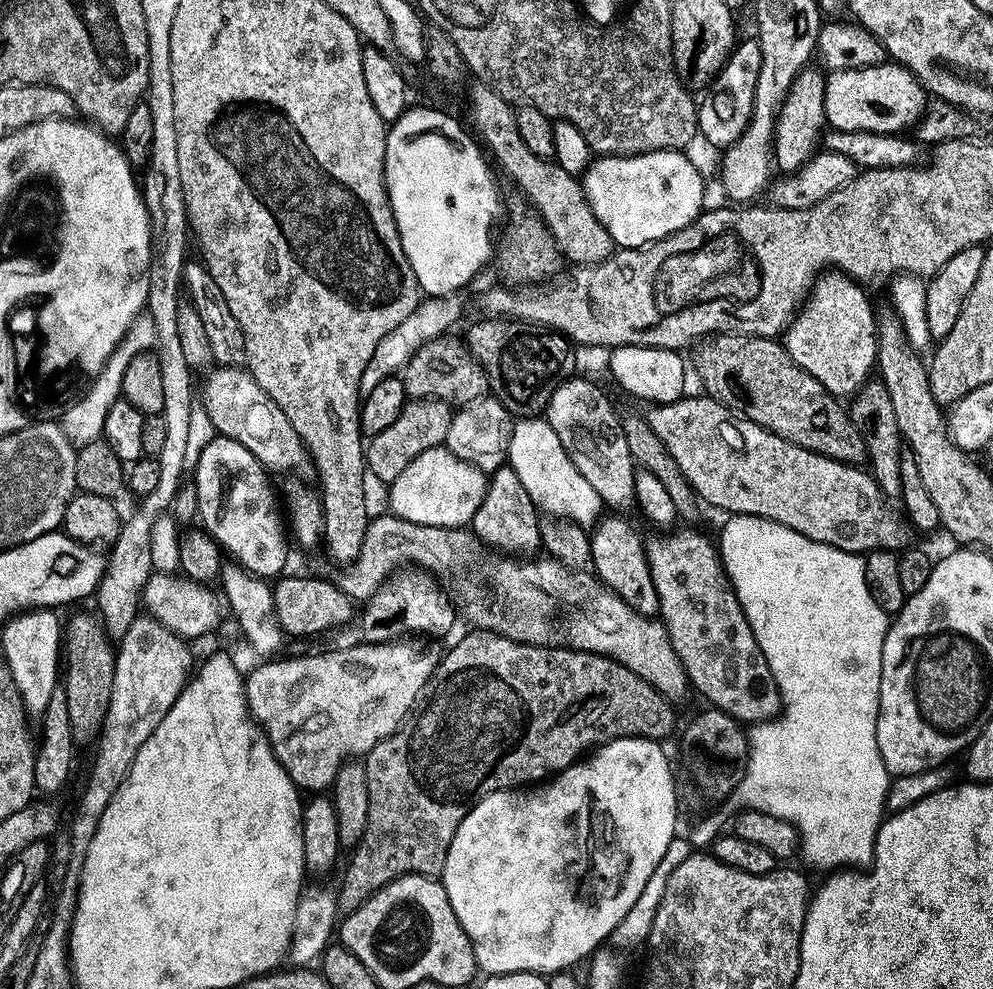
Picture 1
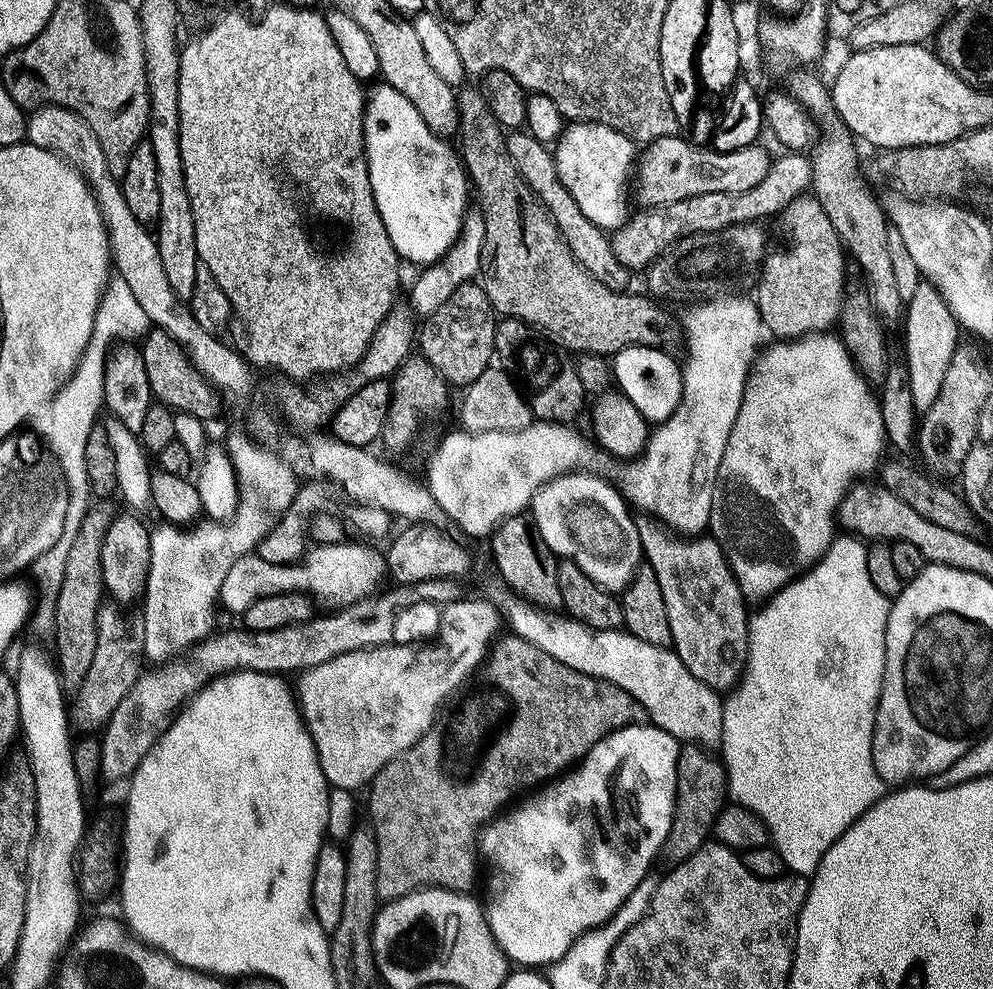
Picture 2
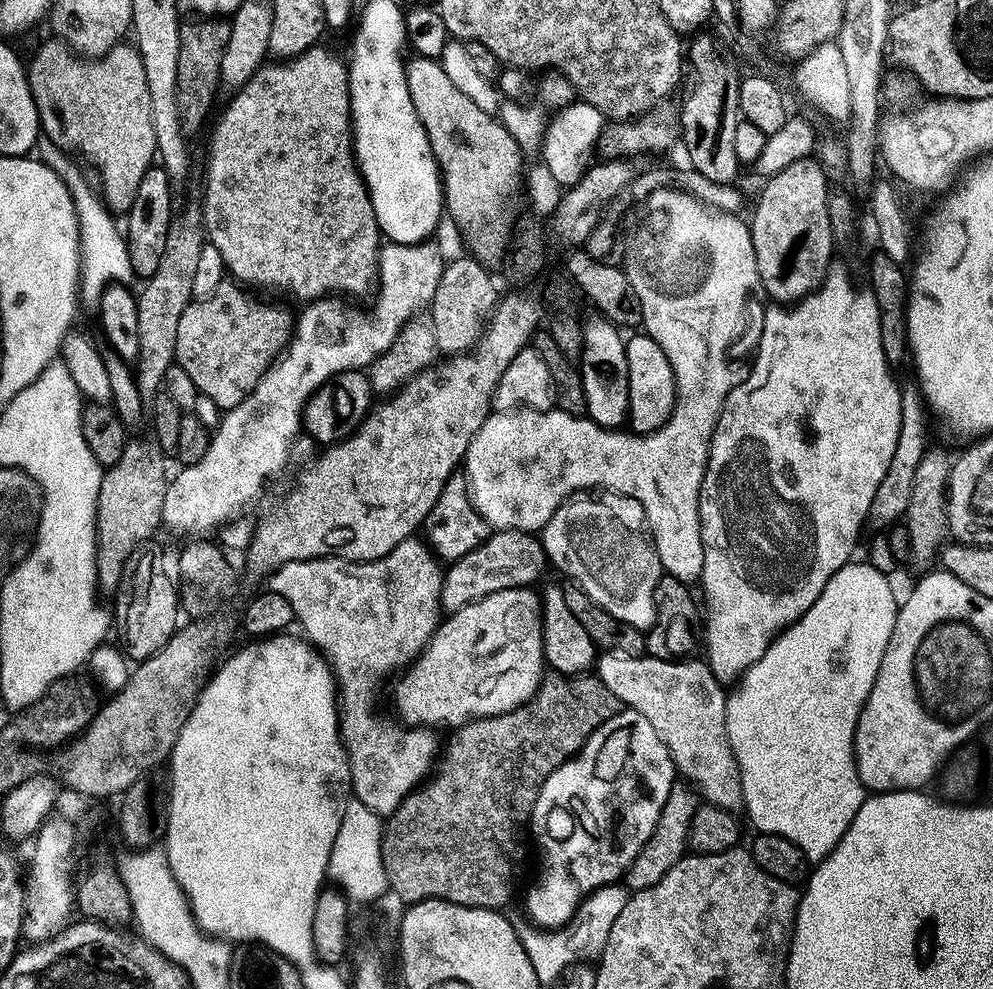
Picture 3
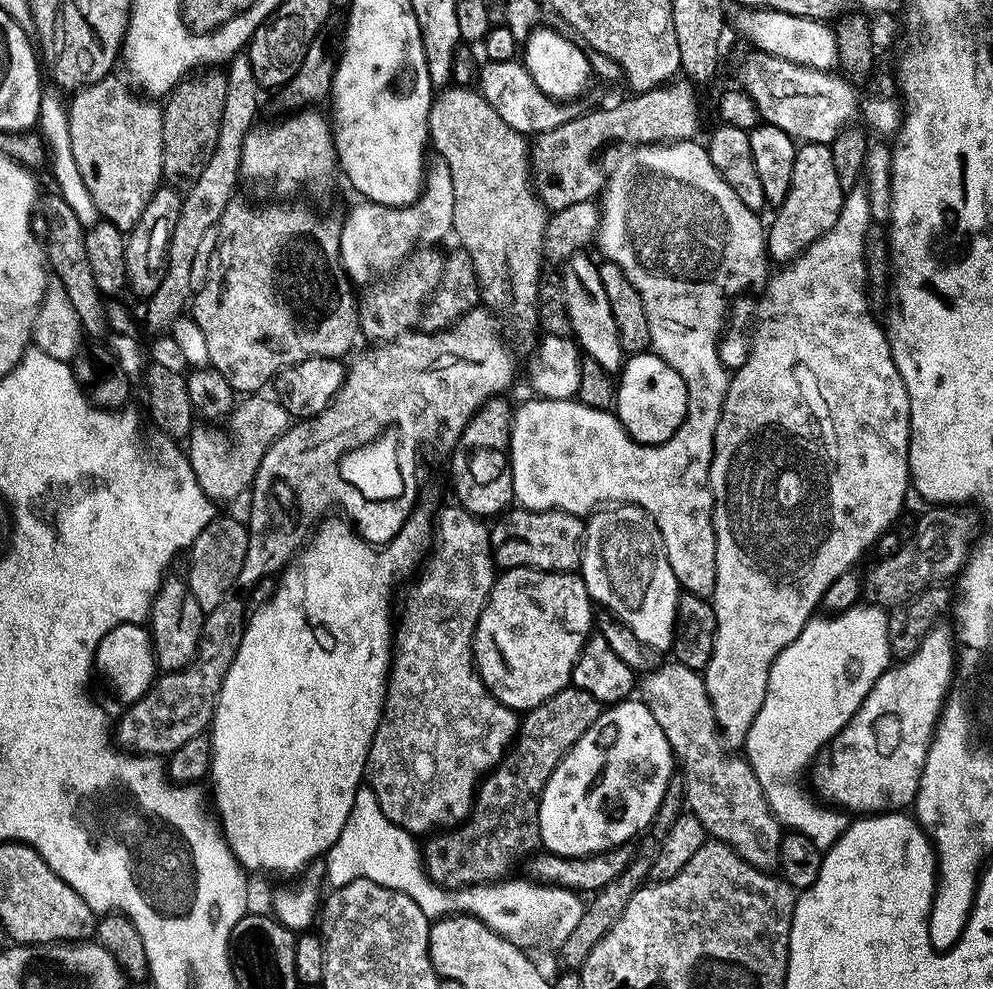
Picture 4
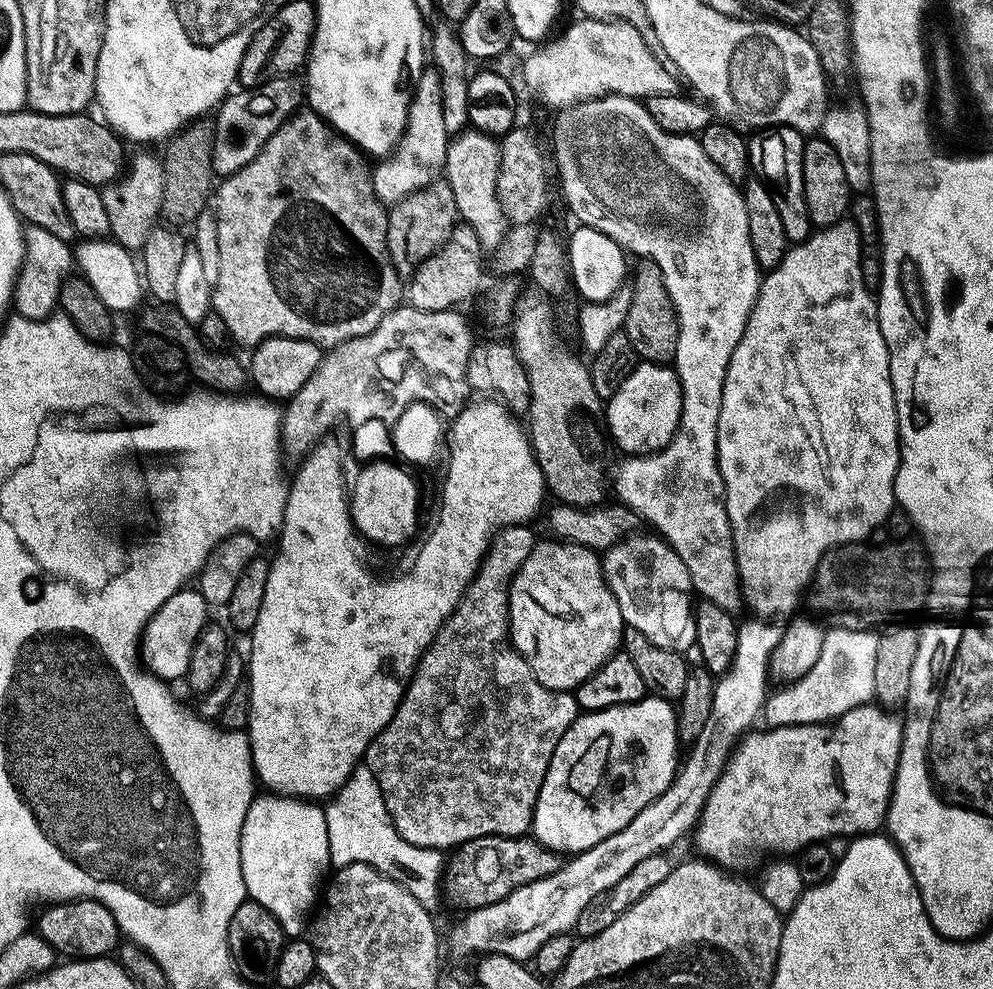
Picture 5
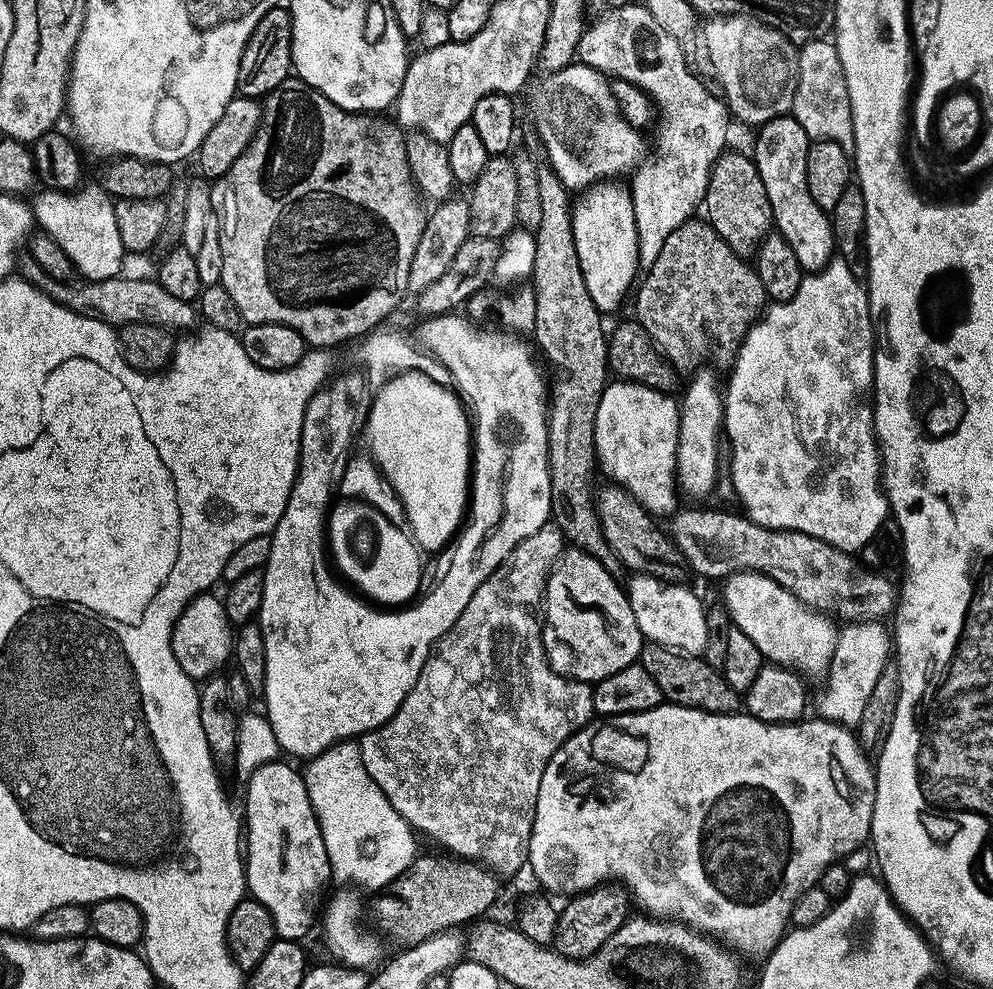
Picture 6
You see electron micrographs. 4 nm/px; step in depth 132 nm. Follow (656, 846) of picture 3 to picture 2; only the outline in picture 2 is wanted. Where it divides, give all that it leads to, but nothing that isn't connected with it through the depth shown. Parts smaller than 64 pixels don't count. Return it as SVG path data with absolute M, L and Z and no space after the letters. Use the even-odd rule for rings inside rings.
M691 742L685 743L678 754L678 762L676 763L676 801L672 811L670 830L666 834L659 855L661 861L665 860L665 865L675 866L686 862L686 858L690 858L690 854L698 851L703 844L709 843L714 822L729 799L728 774L724 770L721 757L719 755L712 755L716 754L713 754L709 749L699 744Z

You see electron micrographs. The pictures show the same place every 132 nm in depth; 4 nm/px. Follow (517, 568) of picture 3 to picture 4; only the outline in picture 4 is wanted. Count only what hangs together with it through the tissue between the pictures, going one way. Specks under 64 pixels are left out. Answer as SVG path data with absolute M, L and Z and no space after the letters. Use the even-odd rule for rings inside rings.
M515 507L505 511L492 525L489 531L489 544L493 550L493 560L497 567L542 569L544 572L570 572L579 565L580 550L584 538L584 524L581 517L572 516L569 512L534 511Z

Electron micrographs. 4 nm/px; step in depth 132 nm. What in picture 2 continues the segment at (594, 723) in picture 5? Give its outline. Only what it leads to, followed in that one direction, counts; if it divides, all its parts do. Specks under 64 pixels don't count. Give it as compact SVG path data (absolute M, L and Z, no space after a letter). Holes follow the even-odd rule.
M651 722L631 724L622 730L611 732L609 736L601 738L594 747L587 749L579 763L567 774L553 779L543 789L544 793L540 793L540 790L533 791L531 795L524 798L529 798L529 800L521 799L515 806L509 807L503 814L489 820L480 829L478 852L483 863L484 860L488 863L488 889L484 892L484 900L482 899L484 919L488 922L488 928L492 932L492 937L496 939L497 946L504 951L505 956L513 965L552 965L558 958L562 958L562 954L566 954L566 950L570 950L570 946L579 936L606 923L618 910L618 906L622 906L622 902L626 902L630 890L634 890L634 886L638 886L638 882L642 882L642 878L649 875L651 868L648 867L651 866L652 859L655 861L659 857L660 848L670 830L672 811L676 801L676 763L680 750L681 745L678 741L670 734L666 734L666 730L656 727L655 724Z

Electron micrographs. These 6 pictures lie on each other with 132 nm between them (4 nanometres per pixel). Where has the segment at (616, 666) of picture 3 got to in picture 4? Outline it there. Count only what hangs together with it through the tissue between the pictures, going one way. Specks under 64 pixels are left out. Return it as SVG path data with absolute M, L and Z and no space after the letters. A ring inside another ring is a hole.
M679 662L663 664L653 668L639 681L638 696L650 714L654 714L654 722L662 726L662 734L666 734L666 742L670 742L675 763L685 776L684 803L687 811L702 822L705 833L711 839L729 844L741 858L750 862L750 866L761 870L775 869L780 862L782 825L770 810L762 786L747 759L743 755L733 754L720 739L703 675Z

